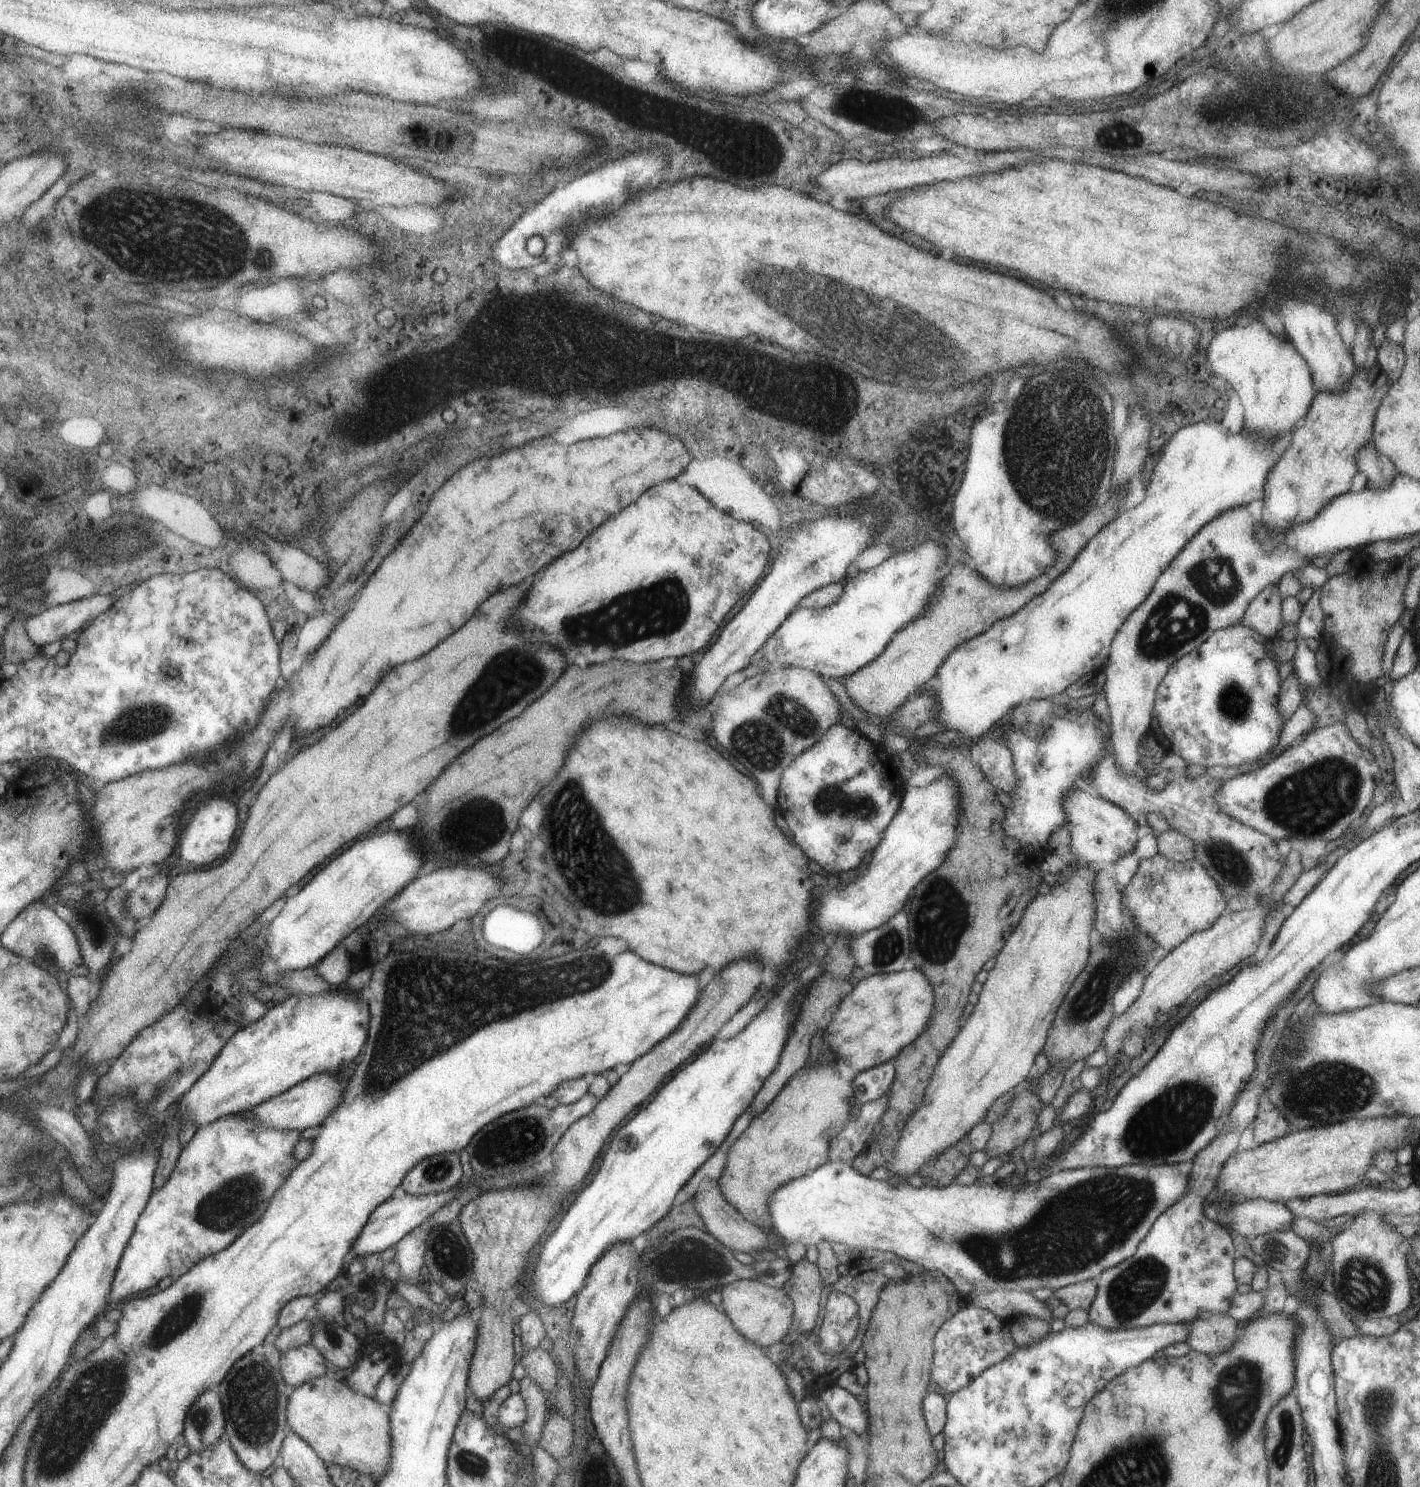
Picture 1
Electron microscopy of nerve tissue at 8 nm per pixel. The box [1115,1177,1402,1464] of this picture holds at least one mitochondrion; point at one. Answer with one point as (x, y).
(1246, 1373)

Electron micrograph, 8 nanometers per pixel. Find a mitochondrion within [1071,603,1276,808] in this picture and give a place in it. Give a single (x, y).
(1234, 703)

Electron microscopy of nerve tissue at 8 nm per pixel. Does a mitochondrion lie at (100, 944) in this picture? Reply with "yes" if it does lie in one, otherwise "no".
yes

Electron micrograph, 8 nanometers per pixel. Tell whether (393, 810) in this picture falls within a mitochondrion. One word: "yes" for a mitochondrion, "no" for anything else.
no

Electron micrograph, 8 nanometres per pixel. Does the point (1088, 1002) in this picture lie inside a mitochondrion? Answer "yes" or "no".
yes

